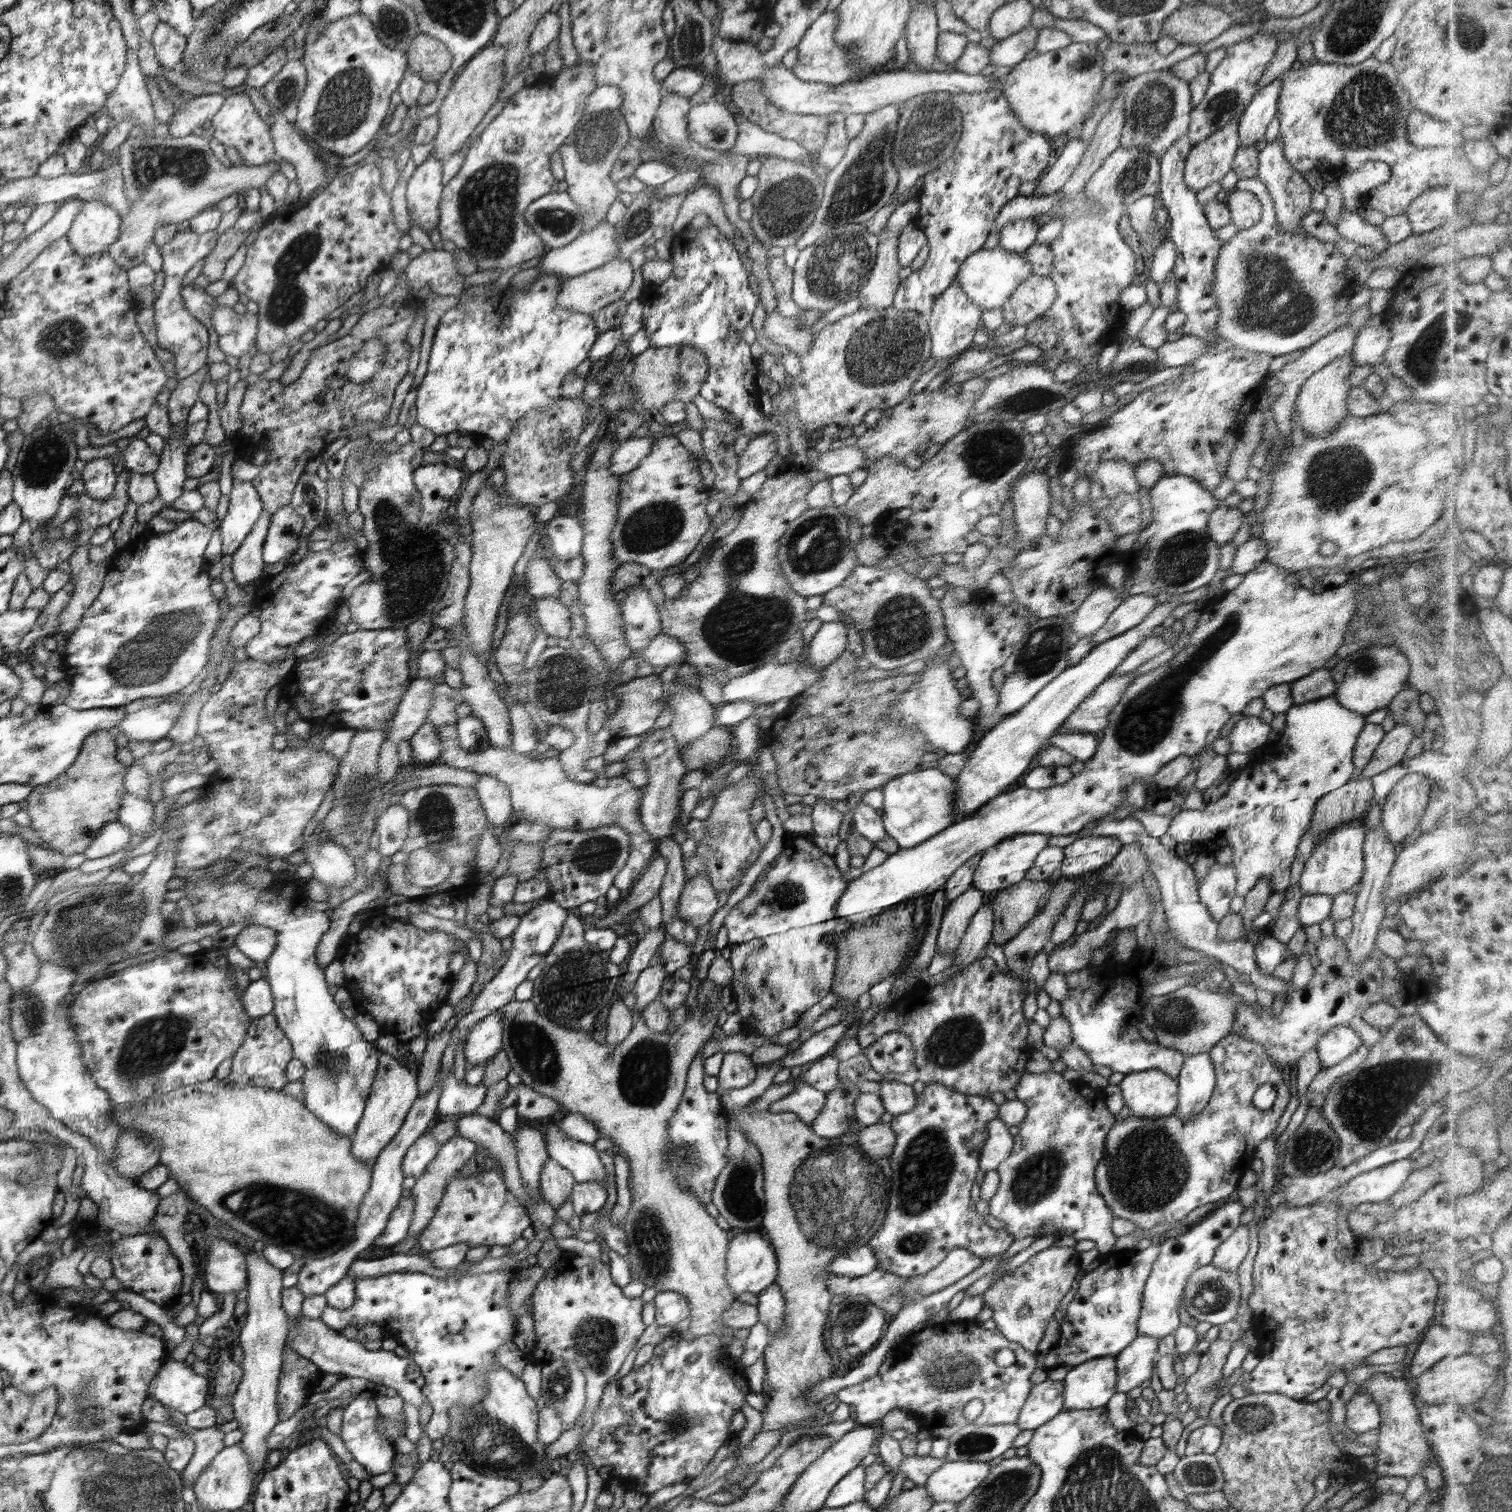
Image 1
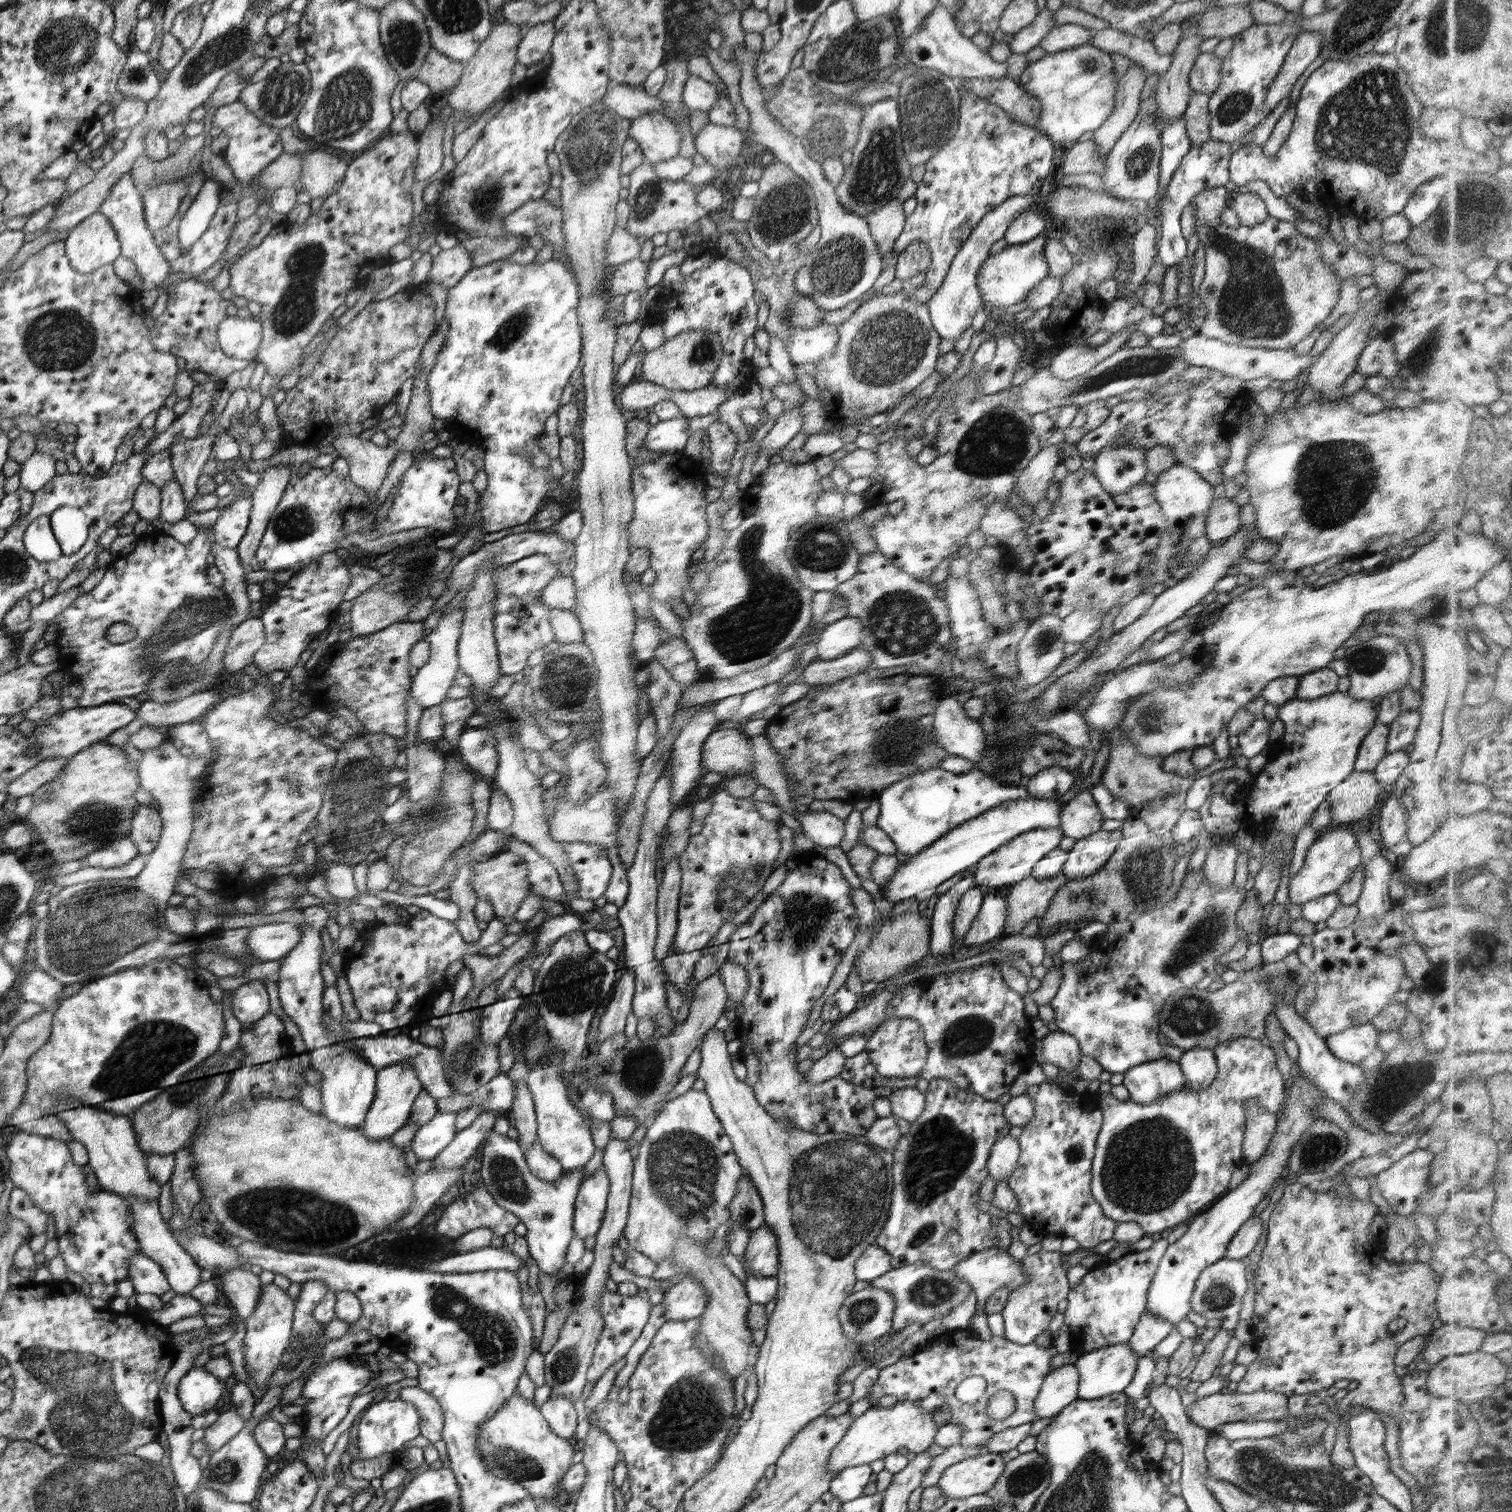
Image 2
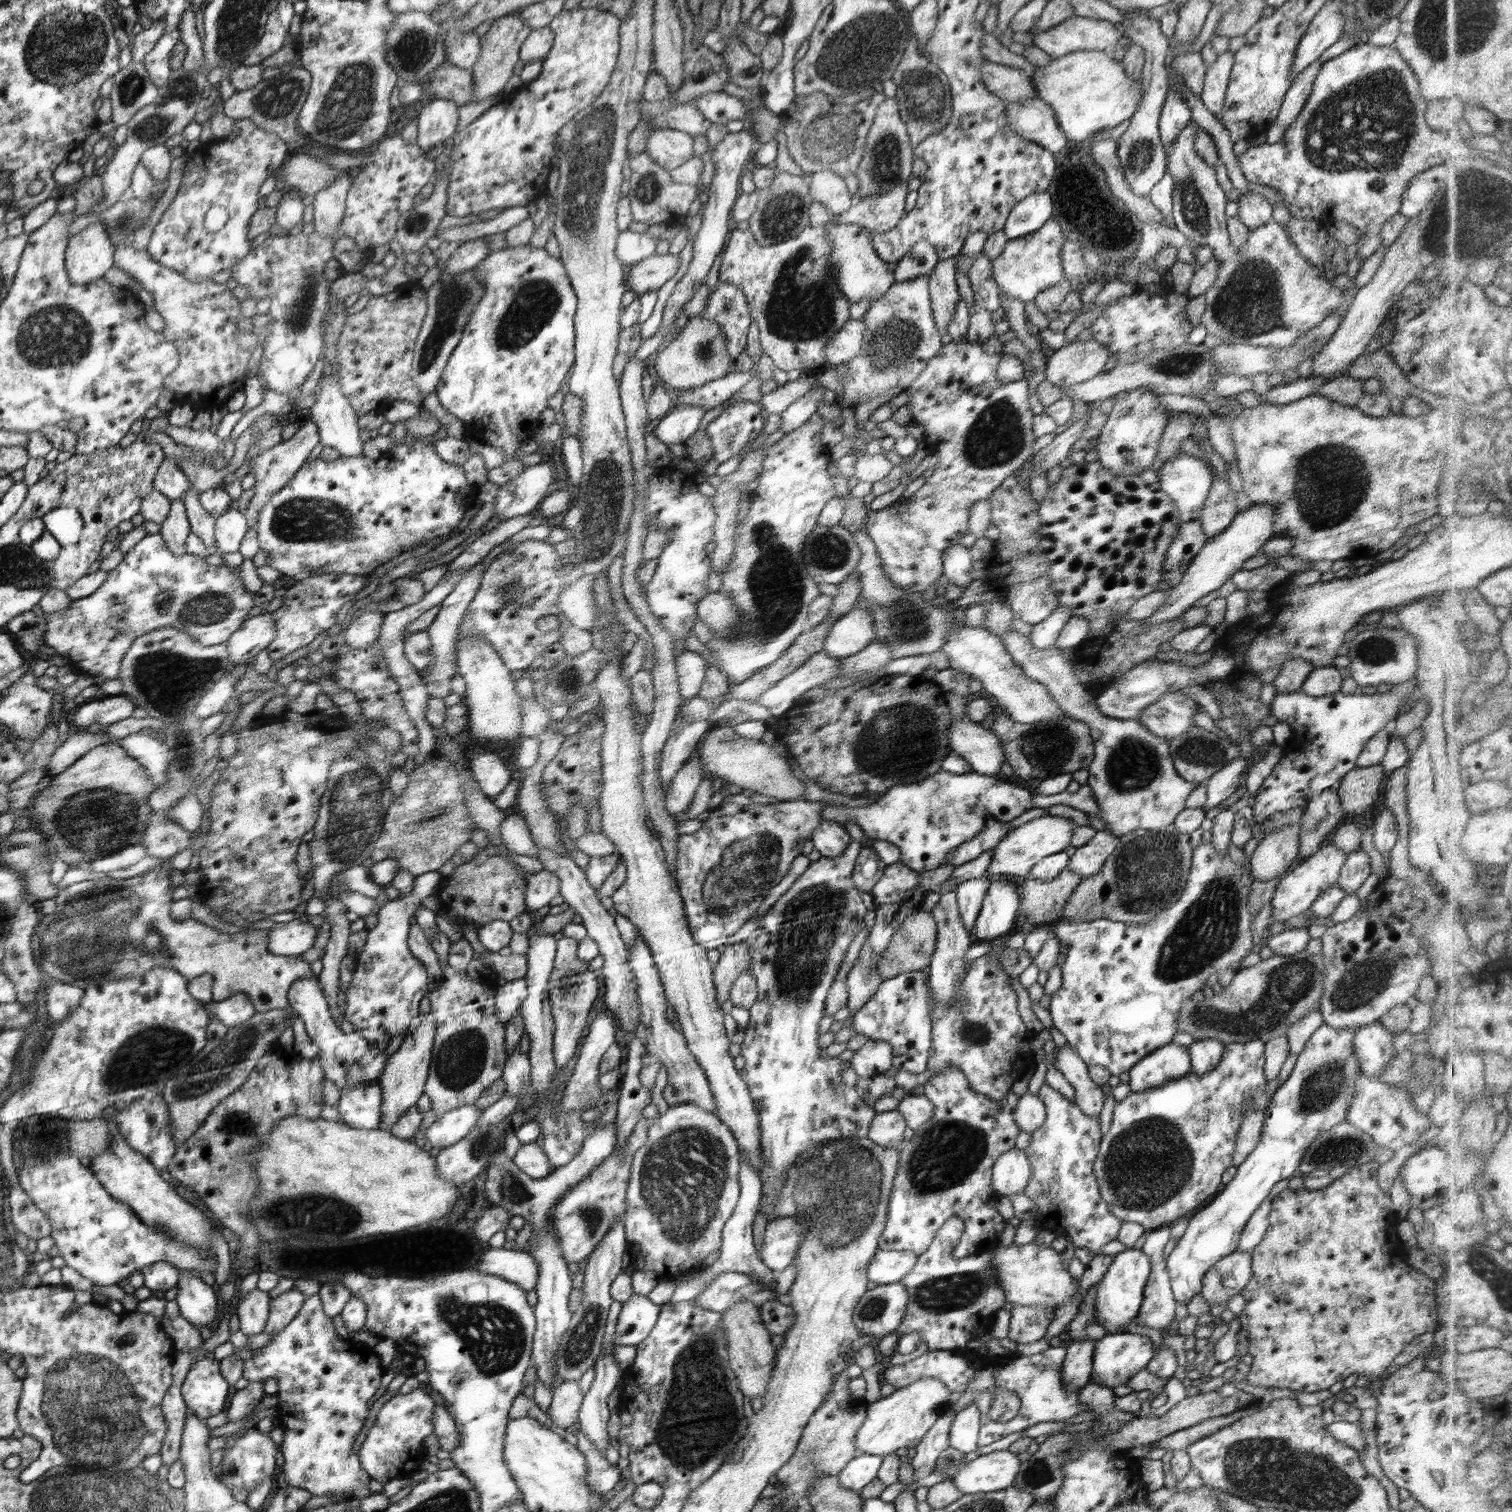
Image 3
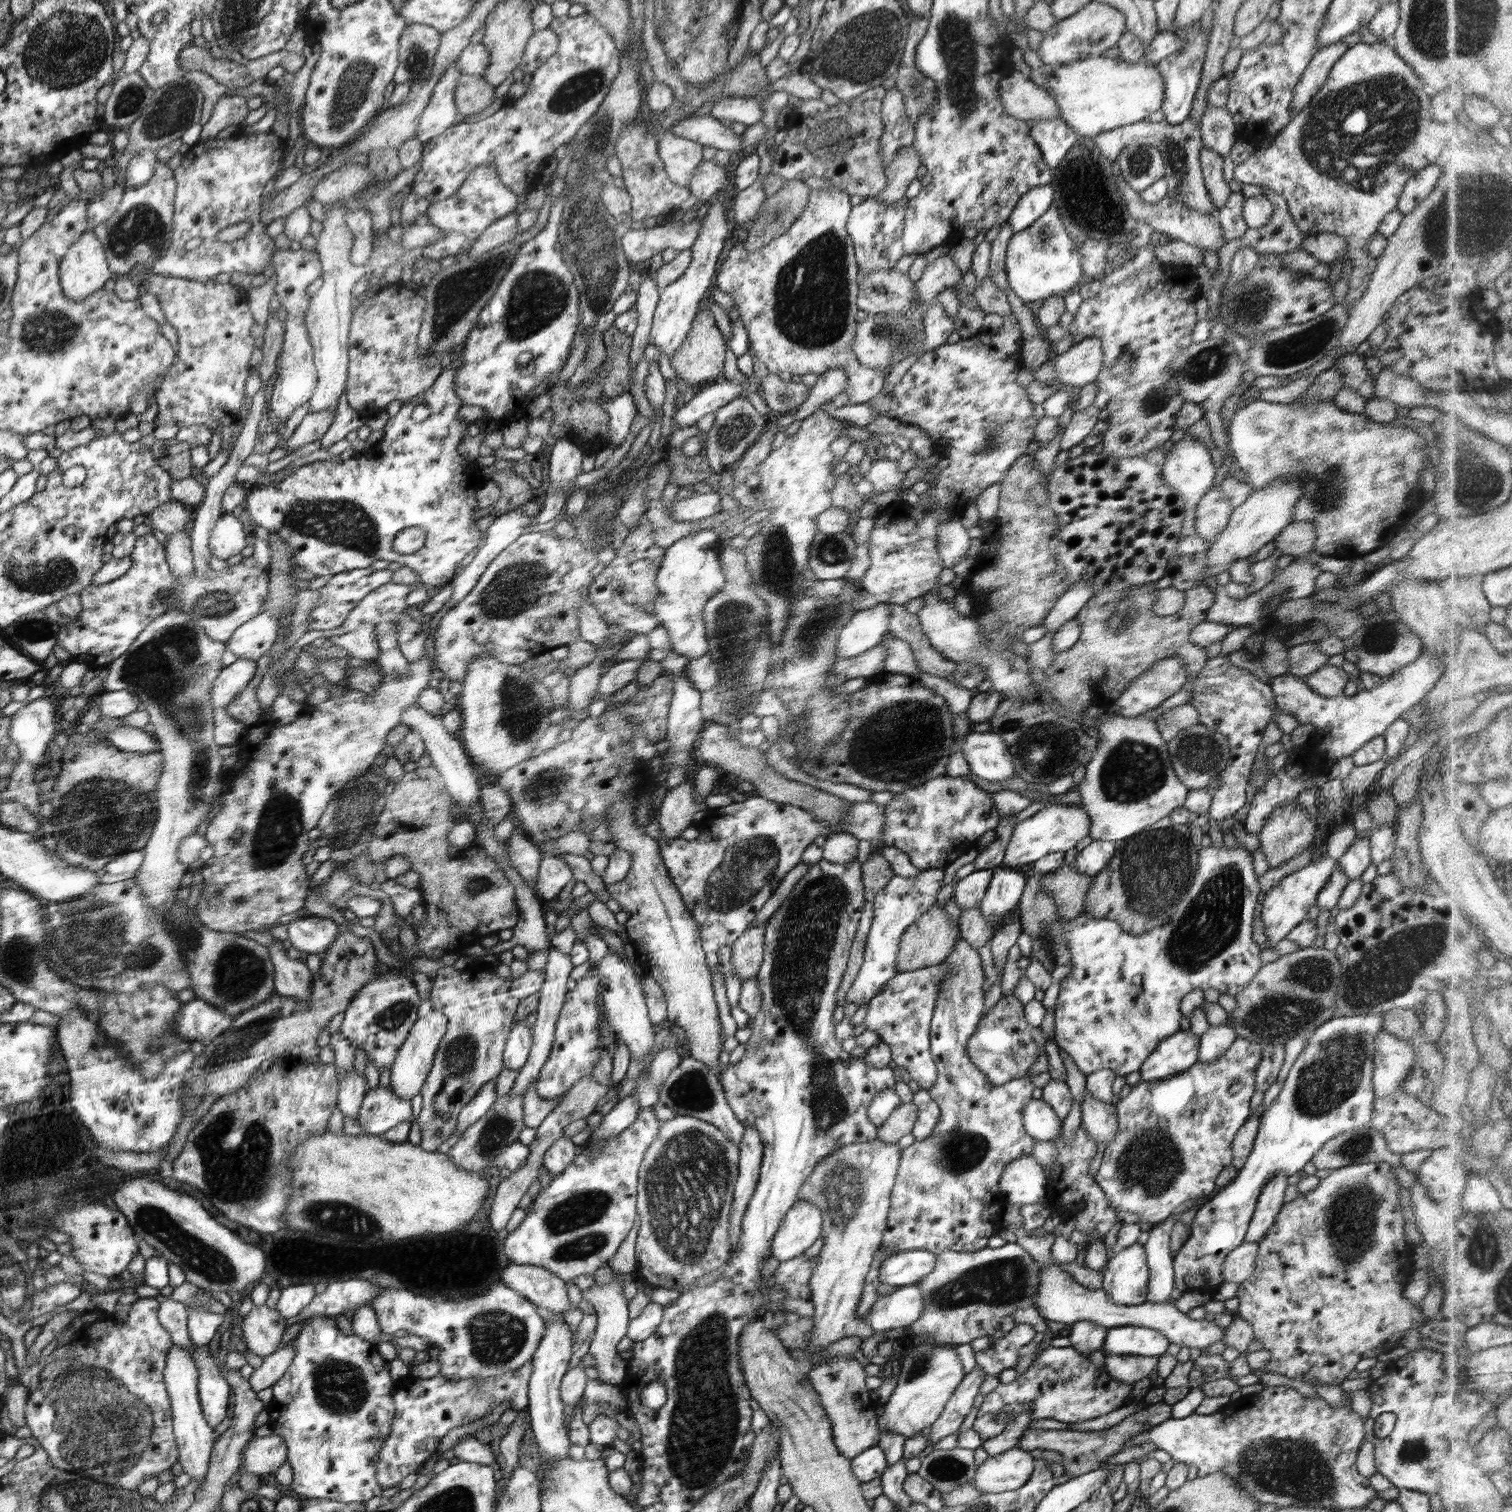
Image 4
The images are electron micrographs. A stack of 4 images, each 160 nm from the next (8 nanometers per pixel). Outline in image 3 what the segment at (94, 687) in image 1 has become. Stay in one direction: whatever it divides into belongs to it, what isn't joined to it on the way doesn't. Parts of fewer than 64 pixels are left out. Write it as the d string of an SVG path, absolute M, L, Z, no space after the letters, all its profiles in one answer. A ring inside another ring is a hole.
M147 534L126 552L122 563L108 572L108 579L94 594L82 600L70 602L68 611L62 615L45 616L46 632L44 642L55 648L56 654L66 656L79 674L90 677L103 677L106 680L118 679L124 655L139 636L155 631L160 627L176 627L189 632L207 648L224 644L246 622L248 612L254 606L256 592L246 590L240 578L240 569L228 570L226 567L206 564L202 556L192 554L176 556L168 549L160 534ZM164 591L169 595L163 602L157 602L156 596Z

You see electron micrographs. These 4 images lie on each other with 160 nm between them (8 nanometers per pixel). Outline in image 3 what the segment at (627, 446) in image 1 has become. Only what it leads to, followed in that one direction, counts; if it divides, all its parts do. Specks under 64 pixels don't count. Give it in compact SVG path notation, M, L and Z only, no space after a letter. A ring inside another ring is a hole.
M675 406L656 422L653 432L664 444L685 445L693 440L706 411L699 406Z

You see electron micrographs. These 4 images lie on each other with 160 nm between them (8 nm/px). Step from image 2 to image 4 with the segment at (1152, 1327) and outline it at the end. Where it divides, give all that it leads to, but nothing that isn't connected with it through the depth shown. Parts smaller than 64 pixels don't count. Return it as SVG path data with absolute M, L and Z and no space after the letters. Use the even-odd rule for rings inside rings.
M1174 1216L1149 1228L1149 1239L1143 1247L1149 1268L1149 1281L1146 1290L1146 1302L1154 1304L1170 1303L1170 1296L1177 1286L1174 1272L1174 1253L1170 1249L1170 1231L1176 1222Z

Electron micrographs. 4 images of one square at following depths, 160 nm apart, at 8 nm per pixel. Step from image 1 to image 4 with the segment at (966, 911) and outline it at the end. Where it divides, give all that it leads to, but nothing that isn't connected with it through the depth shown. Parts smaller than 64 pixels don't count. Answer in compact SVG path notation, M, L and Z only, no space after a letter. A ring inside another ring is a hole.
M993 869L975 870L955 882L954 900L964 909L978 908L984 898Z

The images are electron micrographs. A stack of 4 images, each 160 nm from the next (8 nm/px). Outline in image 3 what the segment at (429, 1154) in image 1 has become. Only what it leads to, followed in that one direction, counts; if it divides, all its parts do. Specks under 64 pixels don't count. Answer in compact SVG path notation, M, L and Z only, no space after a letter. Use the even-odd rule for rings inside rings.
M475 1104L453 1108L437 1117L424 1131L424 1138L428 1139L432 1148L450 1148L477 1126L481 1111Z

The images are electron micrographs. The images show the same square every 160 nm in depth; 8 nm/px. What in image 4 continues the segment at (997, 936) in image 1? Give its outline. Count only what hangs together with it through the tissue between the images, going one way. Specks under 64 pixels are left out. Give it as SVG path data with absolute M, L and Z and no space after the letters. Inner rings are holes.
M1065 863L1054 872L1043 874L1041 887L1054 897L1057 913L1070 921L1084 913L1087 892L1093 880L1093 876L1080 874L1072 864Z

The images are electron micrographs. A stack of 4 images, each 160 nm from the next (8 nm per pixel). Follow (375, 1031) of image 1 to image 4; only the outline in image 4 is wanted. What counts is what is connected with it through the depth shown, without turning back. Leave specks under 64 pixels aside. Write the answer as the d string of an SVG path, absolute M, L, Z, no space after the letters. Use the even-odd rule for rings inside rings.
M435 1010L416 1020L415 1027L411 1029L406 1043L400 1048L394 1064L390 1067L390 1090L394 1092L394 1096L410 1101L416 1095L420 1095L434 1064L436 1052L439 1051L439 1046L446 1035L447 1026L447 1016Z

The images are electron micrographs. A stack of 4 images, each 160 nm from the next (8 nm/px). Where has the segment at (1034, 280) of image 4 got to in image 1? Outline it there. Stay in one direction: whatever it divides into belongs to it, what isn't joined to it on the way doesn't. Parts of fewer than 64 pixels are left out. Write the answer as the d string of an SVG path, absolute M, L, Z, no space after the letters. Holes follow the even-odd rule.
M997 246L995 249L980 249L962 262L956 280L960 281L968 298L984 310L994 310L1005 305L1011 294L1027 278L1033 275L1032 265L1021 253L1006 251Z

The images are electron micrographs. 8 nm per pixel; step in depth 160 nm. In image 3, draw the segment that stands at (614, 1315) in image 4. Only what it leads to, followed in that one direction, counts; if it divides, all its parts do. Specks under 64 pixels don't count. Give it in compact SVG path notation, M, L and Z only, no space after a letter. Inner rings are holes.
M613 1339L606 1347L606 1352L600 1352L593 1367L594 1378L589 1386L588 1392L584 1395L578 1422L581 1430L591 1440L591 1443L605 1456L608 1446L608 1431L606 1425L610 1416L606 1399L619 1385L623 1370L614 1357Z

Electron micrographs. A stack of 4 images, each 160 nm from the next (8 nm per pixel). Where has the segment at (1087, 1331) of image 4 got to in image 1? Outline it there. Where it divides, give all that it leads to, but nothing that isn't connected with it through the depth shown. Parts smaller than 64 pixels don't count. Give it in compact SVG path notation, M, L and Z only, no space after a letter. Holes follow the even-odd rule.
M1046 1379L1035 1384L1020 1411L1016 1424L1021 1430L1036 1430L1065 1409L1064 1381Z

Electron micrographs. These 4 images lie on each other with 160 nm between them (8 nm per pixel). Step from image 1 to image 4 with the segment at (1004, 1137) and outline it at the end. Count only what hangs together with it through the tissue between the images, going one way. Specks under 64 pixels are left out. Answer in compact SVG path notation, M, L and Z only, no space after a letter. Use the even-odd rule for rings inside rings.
M1031 1155L1008 1164L999 1185L1007 1202L1018 1206L1044 1202L1049 1189L1047 1174Z

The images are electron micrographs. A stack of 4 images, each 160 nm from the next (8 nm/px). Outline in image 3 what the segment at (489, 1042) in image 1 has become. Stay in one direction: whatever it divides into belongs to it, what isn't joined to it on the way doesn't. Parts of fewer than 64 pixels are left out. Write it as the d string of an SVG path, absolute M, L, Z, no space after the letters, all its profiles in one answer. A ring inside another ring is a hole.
M518 979L495 988L496 1016L502 1024L506 1024L512 1020L512 1017L519 1014L520 1007L528 994L527 982L524 979Z

